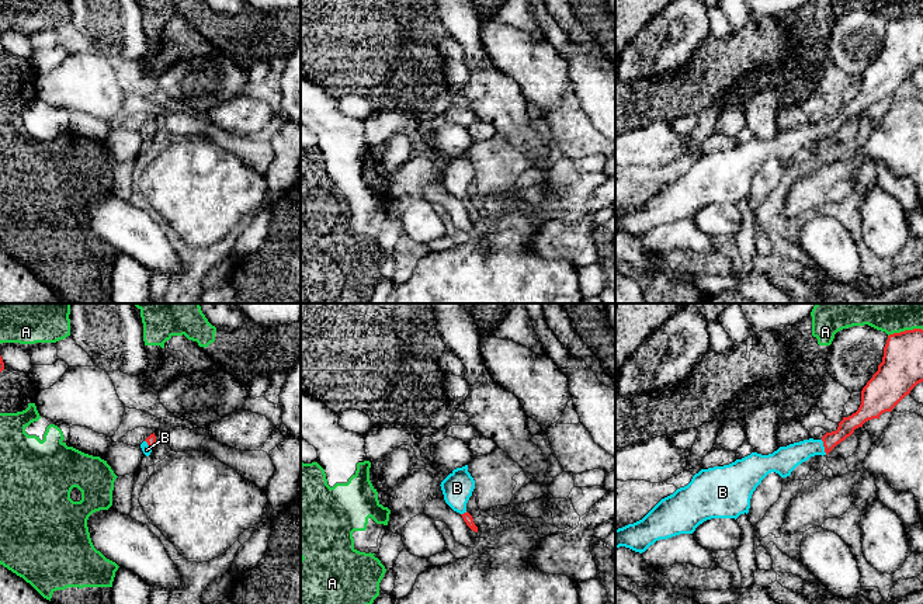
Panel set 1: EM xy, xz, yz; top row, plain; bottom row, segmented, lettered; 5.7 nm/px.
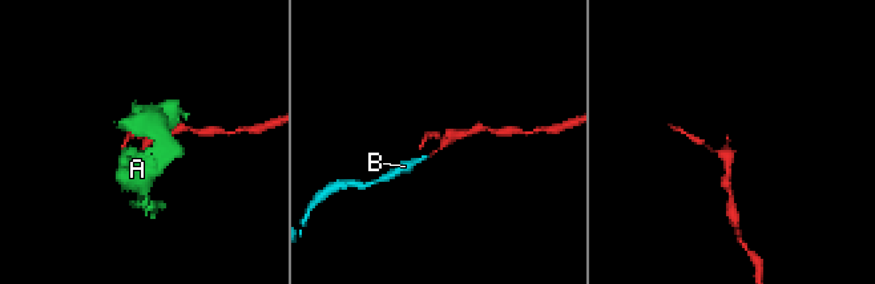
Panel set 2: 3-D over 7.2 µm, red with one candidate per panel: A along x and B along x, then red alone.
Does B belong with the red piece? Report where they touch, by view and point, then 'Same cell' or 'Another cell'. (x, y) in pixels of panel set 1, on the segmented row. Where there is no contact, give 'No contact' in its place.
Touches red at yz (823, 445). Same cell

